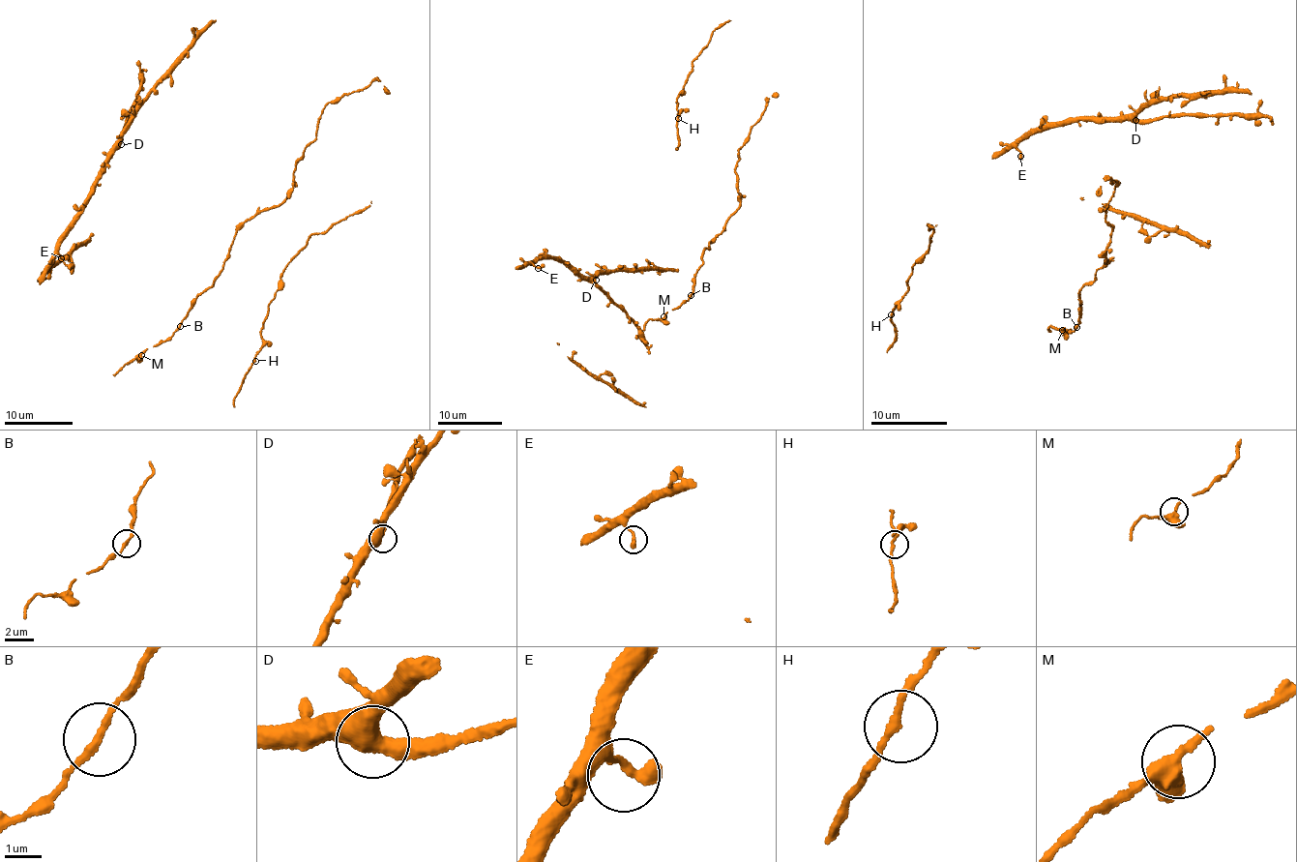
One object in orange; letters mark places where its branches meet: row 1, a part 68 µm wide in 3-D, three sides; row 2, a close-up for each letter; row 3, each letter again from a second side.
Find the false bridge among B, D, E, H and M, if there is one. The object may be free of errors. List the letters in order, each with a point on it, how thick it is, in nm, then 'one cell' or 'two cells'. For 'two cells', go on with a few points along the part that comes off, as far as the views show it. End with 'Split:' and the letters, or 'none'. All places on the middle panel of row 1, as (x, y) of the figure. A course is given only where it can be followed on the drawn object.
B: at (691, 295); 190 nm thick; one cell
D: at (596, 280); 440 nm thick; one cell
E: at (538, 268); 380 nm thick; one cell
H: at (678, 118); 190 nm thick; one cell
M: at (663, 316); 360 nm thick; one cell
Split: none

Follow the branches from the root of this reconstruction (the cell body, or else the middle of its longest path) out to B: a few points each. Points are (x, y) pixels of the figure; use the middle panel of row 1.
B: (663, 320), (667, 312), (680, 307), (691, 295)

